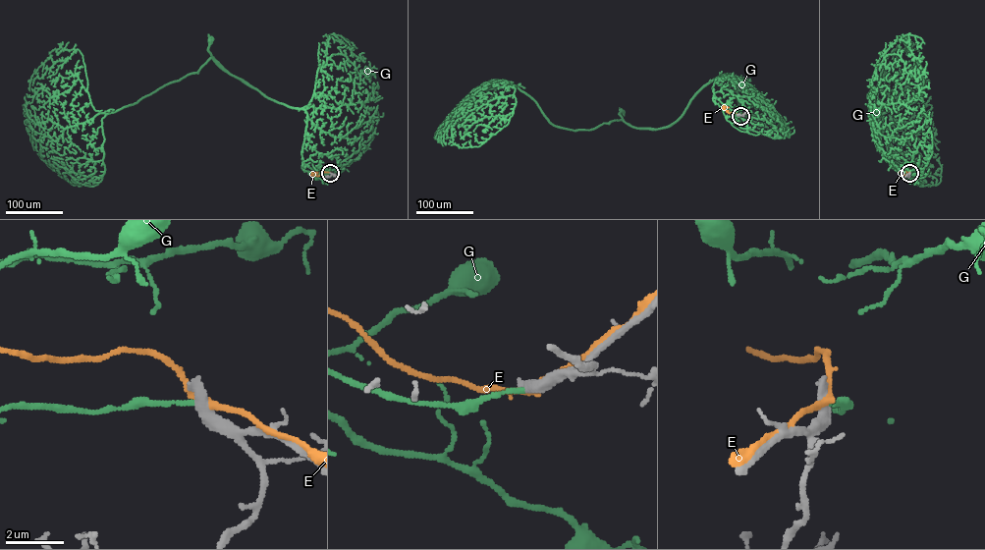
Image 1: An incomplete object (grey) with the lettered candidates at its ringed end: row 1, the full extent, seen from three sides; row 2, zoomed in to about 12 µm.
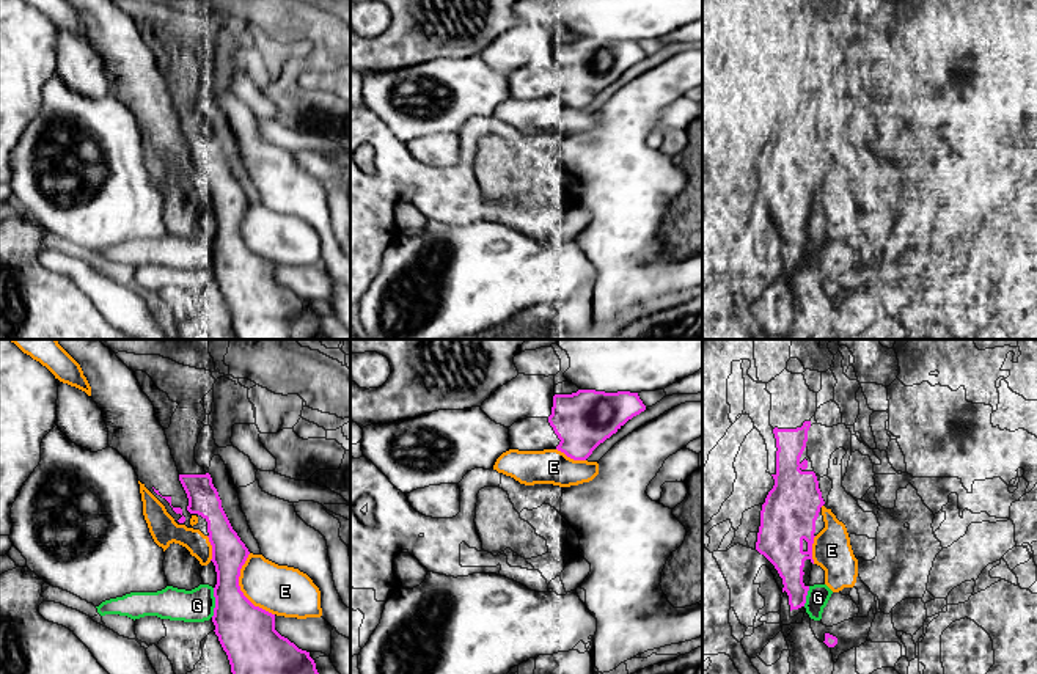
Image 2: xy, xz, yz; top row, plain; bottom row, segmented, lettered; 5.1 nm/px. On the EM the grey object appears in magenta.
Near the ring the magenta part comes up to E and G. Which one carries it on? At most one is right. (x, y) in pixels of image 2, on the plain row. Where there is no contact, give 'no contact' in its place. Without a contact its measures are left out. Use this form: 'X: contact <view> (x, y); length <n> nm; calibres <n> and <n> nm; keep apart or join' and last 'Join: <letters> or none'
E: contact xy (239, 238); length 340 nm; calibres 300 and 260 nm; keep apart
G: contact xy (216, 250); length 150 nm; calibres 300 and 170 nm; keep apart
Join: none

